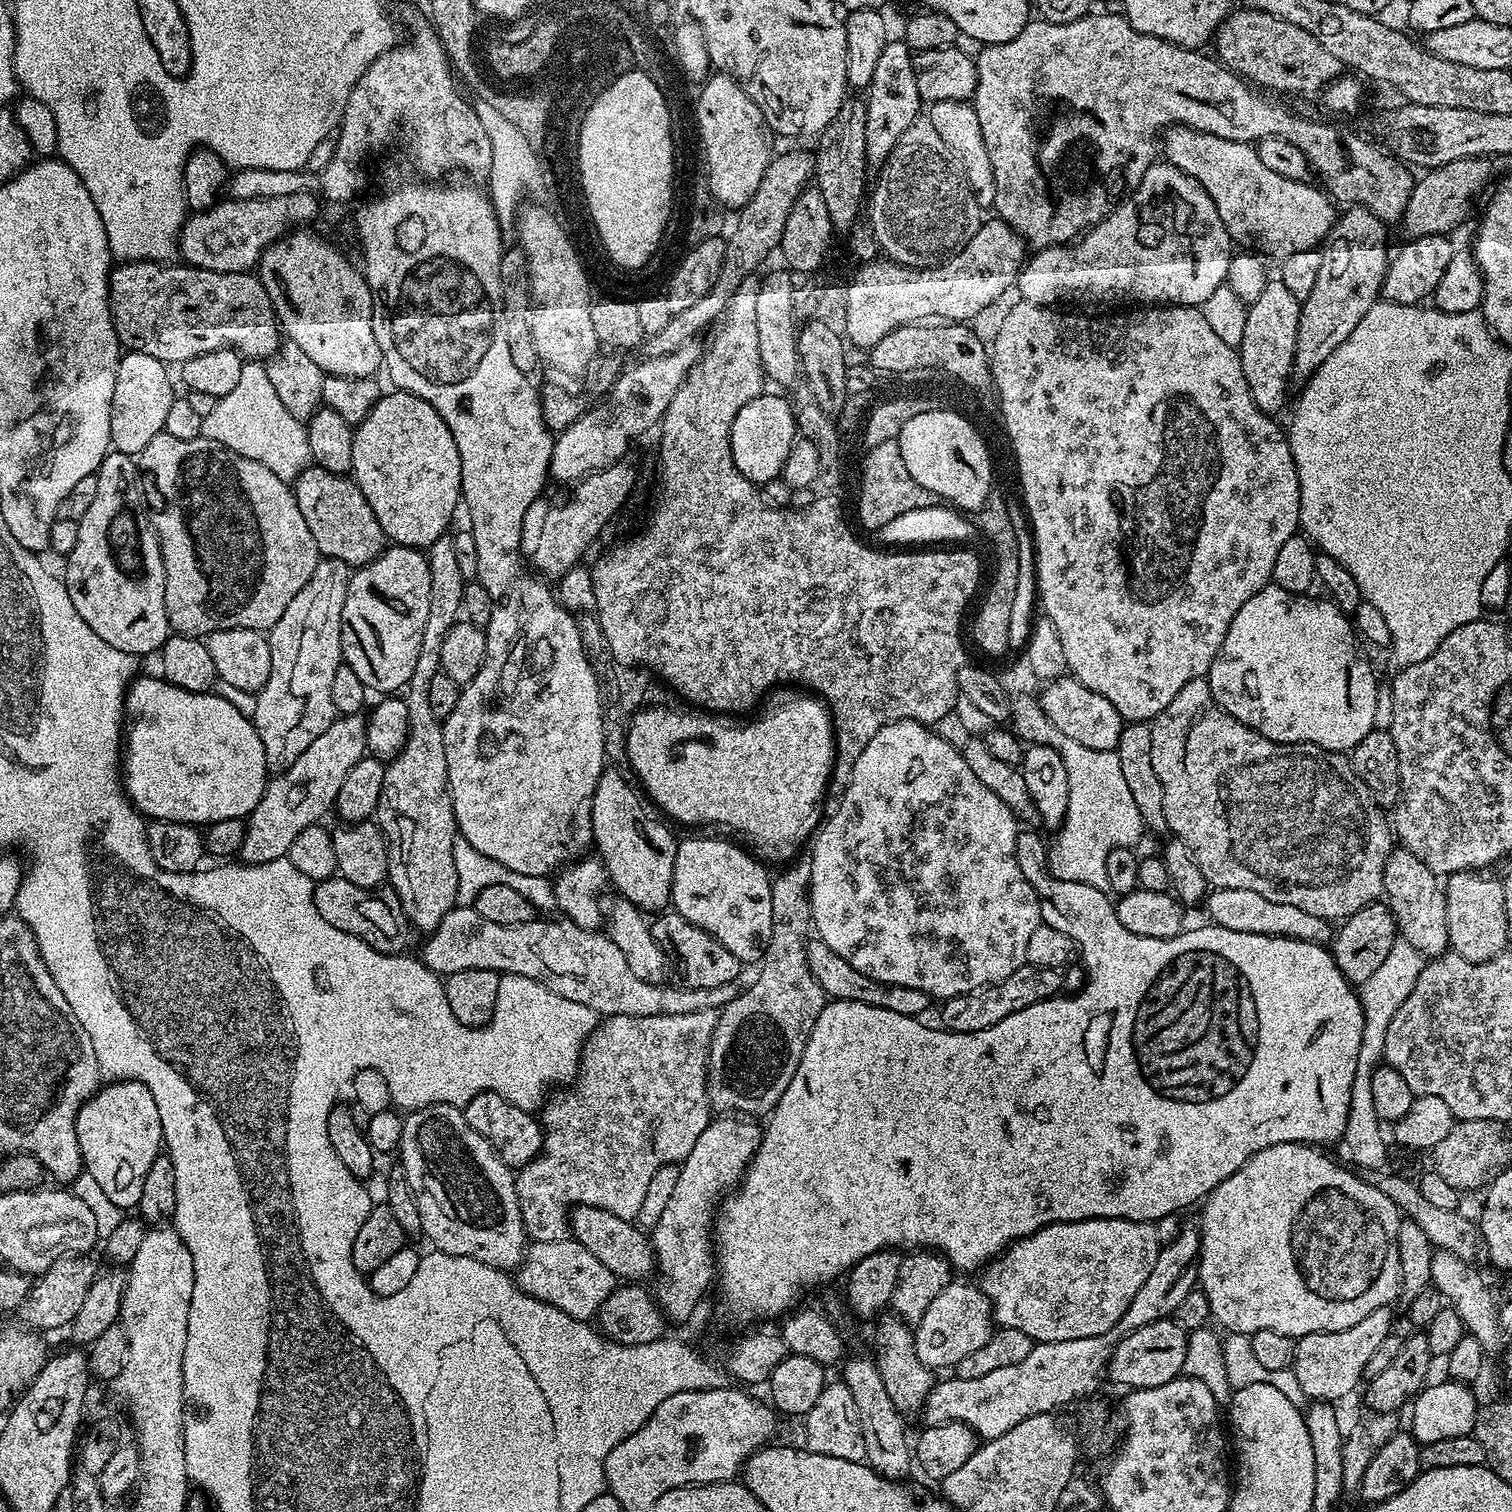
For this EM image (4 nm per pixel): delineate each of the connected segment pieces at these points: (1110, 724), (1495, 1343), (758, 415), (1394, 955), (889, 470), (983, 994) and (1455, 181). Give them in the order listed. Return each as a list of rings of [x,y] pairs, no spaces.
[[[1071,674],[1060,676],[1045,688],[1048,689],[1038,696],[1040,706],[1046,718],[1050,718],[1062,733],[1091,750],[1116,751],[1126,722],[1118,714],[1114,702],[1102,698],[1102,694],[1094,694],[1094,690],[1086,690],[1086,686]]]
[[[1433,1251],[1432,1254],[1432,1282],[1431,1285],[1440,1291],[1443,1299],[1462,1318],[1467,1335],[1478,1338],[1485,1357],[1499,1357],[1506,1344],[1505,1333],[1500,1330],[1500,1314],[1498,1300],[1492,1297],[1492,1288],[1484,1281],[1483,1276],[1471,1263],[1460,1260],[1454,1254]]]
[[[768,394],[745,399],[742,410],[736,412],[728,437],[734,466],[738,466],[740,473],[751,484],[768,484],[781,475],[792,444],[798,439],[798,425],[793,405],[788,405],[780,396]]]
[[[1398,938],[1380,967],[1373,972],[1369,980],[1360,985],[1358,995],[1363,1006],[1364,1022],[1363,1059],[1370,1056],[1373,1056],[1376,1061],[1381,1059],[1385,1048],[1386,1030],[1389,1029],[1399,1006],[1402,1006],[1410,996],[1410,991],[1413,990],[1418,974],[1423,970],[1425,963],[1424,957],[1415,950],[1414,946]]]
[[[897,439],[887,440],[874,448],[867,449],[862,462],[860,494],[858,496],[858,516],[861,524],[868,530],[879,532],[888,522],[905,512],[941,505],[938,494],[920,486],[906,469],[902,459],[900,443]]]
[[[1025,966],[1014,970],[1010,978],[1006,978],[997,984],[990,984],[986,988],[981,988],[979,992],[967,992],[958,994],[943,1001],[939,1006],[940,1020],[949,1032],[973,1032],[974,1030],[986,1030],[1002,1018],[1010,1018],[1018,1010],[1026,1010],[1026,1006],[1034,1006],[1038,1002],[1049,999],[1061,991],[1061,973],[1055,968],[1039,968]]]
[[[1470,156],[1458,158],[1454,162],[1446,162],[1446,166],[1429,168],[1424,176],[1412,185],[1410,202],[1406,202],[1406,210],[1402,217],[1404,236],[1409,240],[1423,236],[1443,236],[1452,231],[1467,218],[1480,195],[1489,191],[1488,179],[1492,176],[1493,161],[1487,156]]]

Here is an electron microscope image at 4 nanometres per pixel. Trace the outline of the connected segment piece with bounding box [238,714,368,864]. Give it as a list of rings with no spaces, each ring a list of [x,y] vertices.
[[[337,715],[330,726],[326,726],[323,734],[318,734],[298,758],[282,774],[276,774],[269,779],[264,788],[258,806],[246,817],[247,828],[245,840],[241,844],[238,856],[245,864],[261,864],[270,860],[282,860],[287,857],[291,843],[302,830],[312,825],[319,825],[327,812],[333,811],[338,790],[342,790],[342,782],[346,782],[346,774],[354,770],[354,766],[368,752],[368,722],[363,715],[343,716]]]

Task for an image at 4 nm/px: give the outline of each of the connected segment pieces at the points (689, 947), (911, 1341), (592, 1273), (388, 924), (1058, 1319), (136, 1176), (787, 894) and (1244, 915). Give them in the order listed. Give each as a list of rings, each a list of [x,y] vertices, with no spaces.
[[[665,910],[651,921],[654,942],[661,947],[661,950],[671,959],[676,959],[680,972],[684,975],[683,983],[690,988],[713,988],[723,984],[733,983],[736,975],[742,971],[742,965],[722,942],[718,942],[706,930],[686,922],[675,910]]]
[[[895,1314],[881,1315],[875,1324],[876,1333],[872,1336],[872,1344],[876,1347],[874,1359],[878,1374],[882,1374],[882,1383],[886,1385],[886,1394],[890,1394],[890,1402],[894,1402],[905,1418],[912,1418],[915,1412],[916,1415],[923,1413],[924,1403],[934,1383],[934,1372],[925,1366],[922,1358],[918,1358],[913,1329]]]
[[[555,1240],[554,1242],[532,1242],[527,1245],[514,1279],[520,1289],[566,1314],[575,1320],[591,1321],[599,1312],[602,1302],[618,1287],[618,1278],[586,1246],[577,1240]]]
[[[335,874],[328,880],[319,881],[315,885],[312,897],[318,906],[318,914],[322,914],[322,918],[326,918],[326,922],[330,922],[330,926],[338,926],[338,930],[362,938],[362,942],[366,942],[379,952],[400,954],[407,949],[404,947],[408,944],[410,925],[399,899],[390,887],[354,886],[354,882]]]
[[[1079,1220],[1078,1222],[1066,1222],[1065,1224],[1051,1224],[1040,1228],[1034,1234],[1024,1236],[1020,1240],[1014,1240],[1003,1253],[991,1261],[979,1273],[978,1287],[986,1294],[986,1298],[992,1304],[992,1319],[999,1327],[1022,1330],[1033,1342],[1049,1344],[1050,1342],[1066,1342],[1074,1338],[1094,1338],[1098,1334],[1106,1334],[1126,1314],[1130,1302],[1134,1302],[1134,1294],[1142,1290],[1142,1282],[1150,1278],[1150,1270],[1154,1270],[1154,1262],[1158,1262],[1158,1254],[1162,1247],[1162,1240],[1156,1237],[1155,1223],[1146,1220]]]
[[[137,1080],[105,1083],[78,1110],[76,1133],[83,1171],[93,1176],[116,1206],[123,1210],[135,1209],[142,1198],[146,1170],[154,1166],[154,1158],[161,1155],[164,1144],[162,1118],[158,1118],[154,1094]]]
[[[801,853],[796,860],[785,868],[787,869],[784,872],[780,873],[777,877],[775,875],[772,880],[770,946],[766,946],[766,954],[763,960],[759,961],[758,969],[760,968],[760,973],[757,974],[756,981],[754,981],[745,992],[743,989],[730,1003],[725,1004],[723,1008],[719,1009],[716,1017],[714,1034],[708,1047],[708,1103],[711,1111],[716,1114],[743,1114],[748,1118],[764,1118],[771,1113],[773,1106],[778,1102],[778,1098],[782,1098],[786,1086],[790,1086],[790,1078],[794,1078],[794,1070],[798,1070],[798,1062],[806,1050],[806,1042],[810,1038],[810,1030],[814,1030],[814,1022],[818,1022],[818,1014],[822,1014],[826,1003],[822,986],[816,981],[814,974],[810,974],[810,966],[808,965],[806,950],[804,949],[804,945],[807,944],[810,939],[809,934],[812,926],[811,904],[808,896],[813,872],[811,853]]]
[[[1218,888],[1209,891],[1206,897],[1207,908],[1208,916],[1212,919],[1209,921],[1226,930],[1238,930],[1246,934],[1289,936],[1295,940],[1314,940],[1317,944],[1323,945],[1327,945],[1334,936],[1334,928],[1329,921],[1318,918],[1314,914],[1306,914],[1306,910],[1298,910],[1298,906],[1270,902],[1270,898],[1262,898],[1262,894],[1254,894],[1254,890]]]

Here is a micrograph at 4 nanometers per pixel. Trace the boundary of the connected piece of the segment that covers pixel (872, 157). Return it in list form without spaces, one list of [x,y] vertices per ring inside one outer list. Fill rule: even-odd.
[[[890,40],[878,58],[874,78],[866,89],[866,158],[869,165],[881,166],[890,158],[891,151],[910,132],[922,112],[918,94],[918,78],[914,78],[911,48],[902,40]],[[920,112],[920,115],[918,115]],[[918,115],[918,116],[916,116]]]

